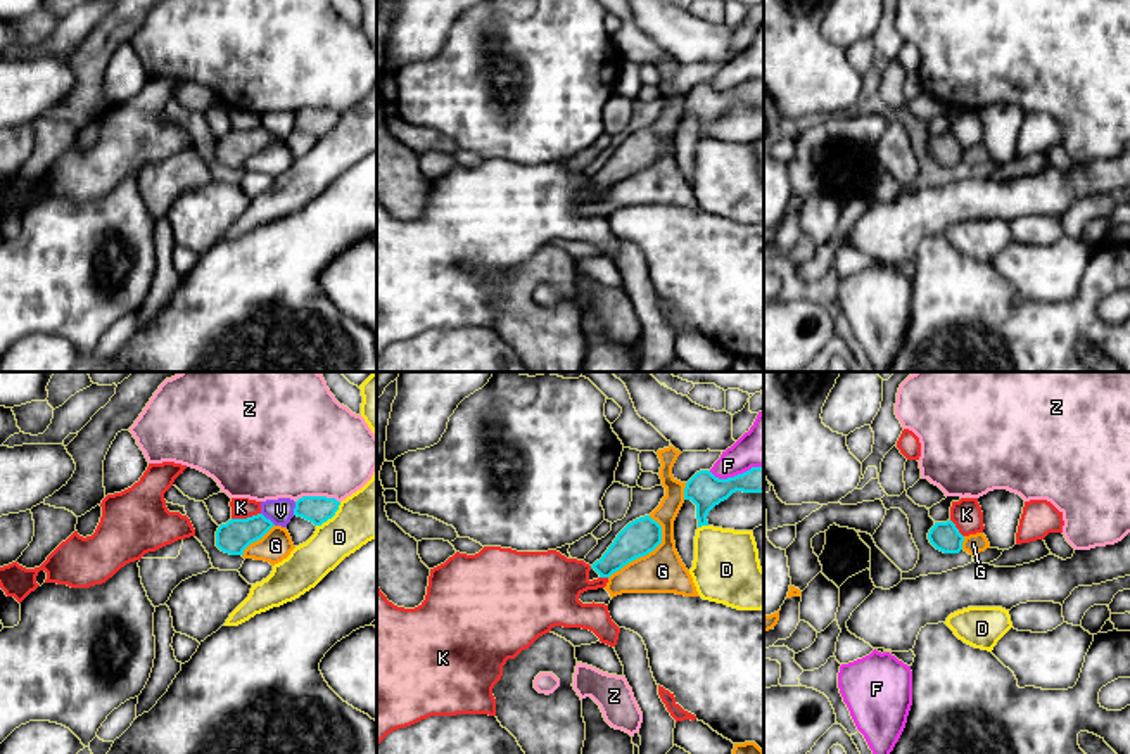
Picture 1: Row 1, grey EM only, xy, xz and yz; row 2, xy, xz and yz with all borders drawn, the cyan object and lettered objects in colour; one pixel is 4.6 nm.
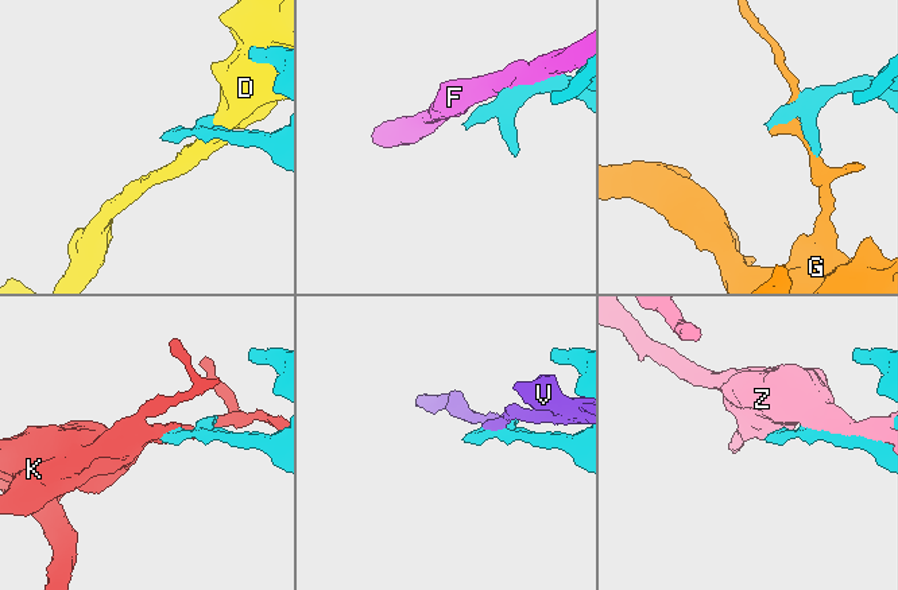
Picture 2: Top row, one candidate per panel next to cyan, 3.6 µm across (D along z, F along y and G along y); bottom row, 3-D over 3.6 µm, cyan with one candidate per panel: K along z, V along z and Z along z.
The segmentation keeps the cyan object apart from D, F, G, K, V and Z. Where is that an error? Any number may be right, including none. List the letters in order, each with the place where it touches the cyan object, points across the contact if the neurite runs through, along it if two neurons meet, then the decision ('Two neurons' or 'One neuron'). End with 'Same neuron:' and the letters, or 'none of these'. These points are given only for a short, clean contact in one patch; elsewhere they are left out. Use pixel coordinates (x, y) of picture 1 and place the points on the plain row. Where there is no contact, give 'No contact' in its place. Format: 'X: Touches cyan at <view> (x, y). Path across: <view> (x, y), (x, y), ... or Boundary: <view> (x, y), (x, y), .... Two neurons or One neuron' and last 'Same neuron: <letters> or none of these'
D: Touches cyan at xy (330, 130). Two neurons
F: Touches cyan at xz (735, 89). Two neurons
G: Touches cyan at xz (645, 166). Two neurons
K: Touches cyan at xy (247, 130). Boundary: xy (260, 125), (232, 132). Two neurons
V: Touches cyan at xy (268, 132). Two neurons
Z: Touches cyan at xy (317, 109). Two neurons
Same neuron: none of these

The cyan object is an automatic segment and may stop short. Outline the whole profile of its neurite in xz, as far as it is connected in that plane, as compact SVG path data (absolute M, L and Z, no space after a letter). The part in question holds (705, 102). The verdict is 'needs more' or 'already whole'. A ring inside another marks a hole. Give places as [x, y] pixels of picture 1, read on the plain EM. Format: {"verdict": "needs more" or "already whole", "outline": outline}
{"verdict": "already whole", "outline": "M764 78L727 92L719 92L710 83L700 83L686 95L684 112L696 118L698 140L701 140L708 138L708 125L736 104L764 105Z"}

